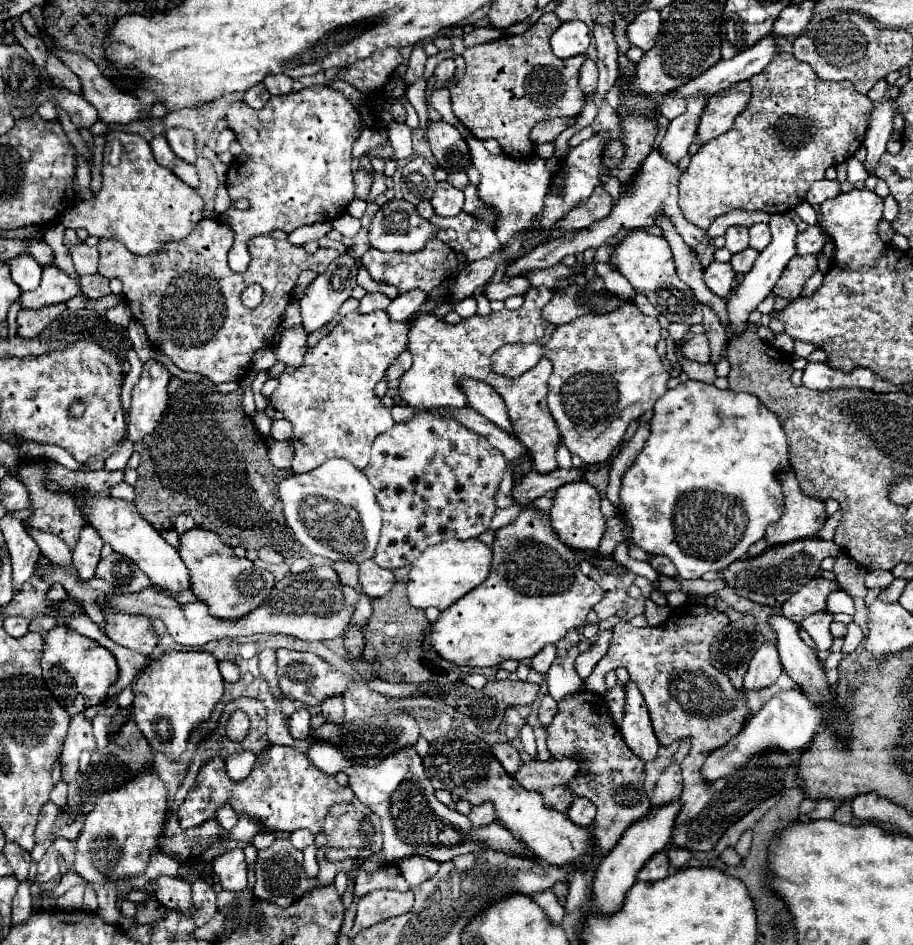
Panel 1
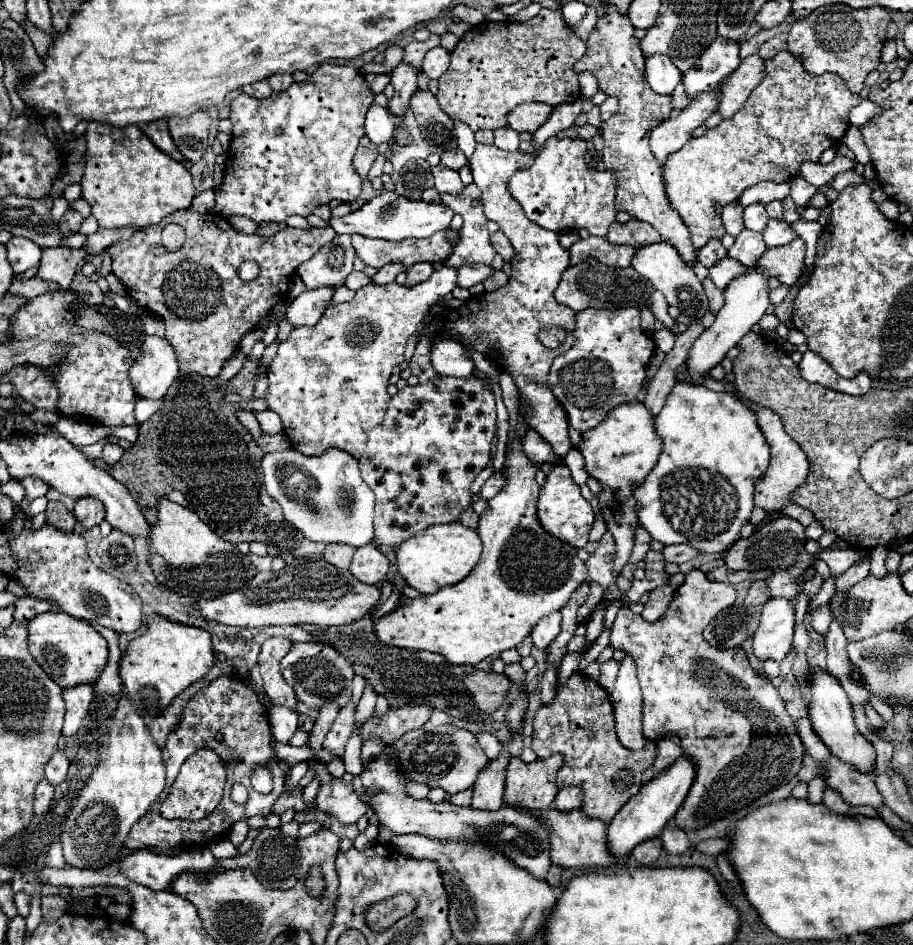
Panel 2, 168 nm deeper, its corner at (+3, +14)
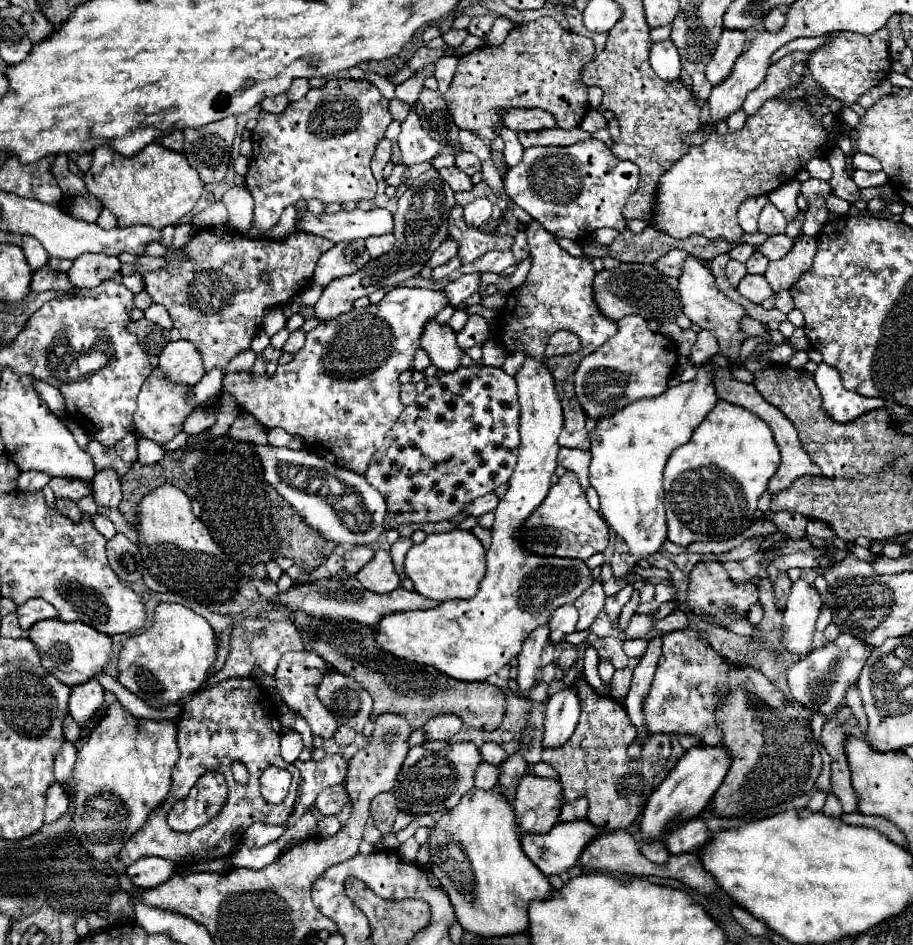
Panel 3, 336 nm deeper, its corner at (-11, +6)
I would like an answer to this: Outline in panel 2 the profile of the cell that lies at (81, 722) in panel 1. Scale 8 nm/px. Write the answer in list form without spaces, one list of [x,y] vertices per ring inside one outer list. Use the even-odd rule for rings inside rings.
[[[77,685],[77,689],[65,689],[63,699],[67,705],[63,737],[77,737],[89,715],[89,705],[93,701],[93,685]]]

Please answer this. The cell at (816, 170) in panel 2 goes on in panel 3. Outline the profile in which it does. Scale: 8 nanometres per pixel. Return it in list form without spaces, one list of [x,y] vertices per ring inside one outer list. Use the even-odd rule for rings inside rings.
[[[811,159],[811,161],[807,163],[807,167],[805,167],[805,169],[809,171],[809,175],[811,175],[811,177],[821,179],[821,181],[829,181],[829,179],[831,179],[831,175],[833,175],[831,165],[827,163],[827,159]]]

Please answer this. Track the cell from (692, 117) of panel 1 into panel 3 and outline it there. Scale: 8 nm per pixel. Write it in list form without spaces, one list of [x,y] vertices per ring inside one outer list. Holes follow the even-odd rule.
[[[723,29],[717,51],[713,53],[713,59],[709,61],[707,71],[705,71],[711,85],[717,85],[719,81],[727,79],[737,57],[743,53],[743,45],[745,45],[745,31]]]

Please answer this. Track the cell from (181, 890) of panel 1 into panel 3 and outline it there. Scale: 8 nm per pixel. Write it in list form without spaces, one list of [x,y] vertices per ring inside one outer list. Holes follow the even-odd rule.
[[[143,857],[135,863],[131,863],[125,869],[125,875],[133,881],[135,887],[139,889],[151,889],[157,887],[159,883],[167,881],[171,875],[175,875],[175,863],[163,861],[159,857]]]

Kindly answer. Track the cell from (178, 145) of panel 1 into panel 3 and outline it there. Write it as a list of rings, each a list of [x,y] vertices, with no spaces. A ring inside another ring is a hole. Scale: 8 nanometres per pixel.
[[[227,117],[197,129],[183,131],[185,157],[199,171],[203,183],[217,183],[225,177],[231,159],[235,127],[235,117]]]

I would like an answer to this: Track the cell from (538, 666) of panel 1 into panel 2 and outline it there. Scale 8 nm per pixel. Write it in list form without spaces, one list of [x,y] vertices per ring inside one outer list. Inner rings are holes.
[[[551,613],[549,617],[541,619],[541,621],[533,627],[533,633],[531,633],[533,645],[535,645],[539,651],[545,651],[545,649],[549,647],[549,643],[559,635],[559,629],[561,629],[561,613]]]

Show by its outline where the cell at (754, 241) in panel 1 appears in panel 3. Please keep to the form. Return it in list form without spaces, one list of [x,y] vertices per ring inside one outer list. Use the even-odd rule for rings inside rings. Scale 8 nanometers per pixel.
[[[767,203],[759,217],[759,231],[767,233],[767,235],[775,235],[775,233],[783,233],[785,227],[787,227],[787,221],[785,221],[783,213],[779,213],[775,209],[775,205]]]

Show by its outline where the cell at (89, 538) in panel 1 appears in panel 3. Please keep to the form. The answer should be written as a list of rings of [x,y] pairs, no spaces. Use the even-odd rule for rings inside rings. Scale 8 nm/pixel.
[[[101,469],[93,477],[93,497],[97,505],[117,507],[121,501],[121,481],[115,469]]]

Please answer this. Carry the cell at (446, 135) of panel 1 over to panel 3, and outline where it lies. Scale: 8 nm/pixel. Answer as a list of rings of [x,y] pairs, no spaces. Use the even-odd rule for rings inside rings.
[[[423,89],[415,103],[415,111],[421,117],[423,129],[439,143],[453,143],[457,141],[459,127],[451,121],[451,113],[447,113],[445,99],[439,91]]]

